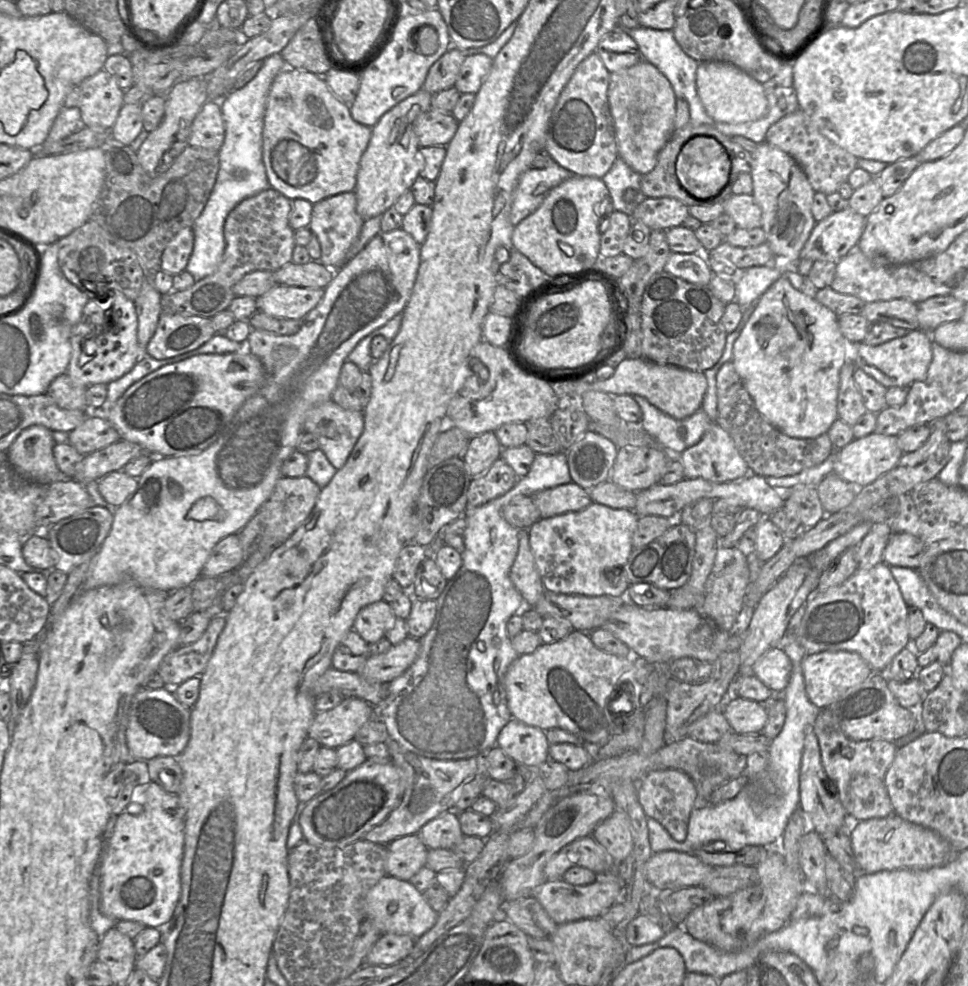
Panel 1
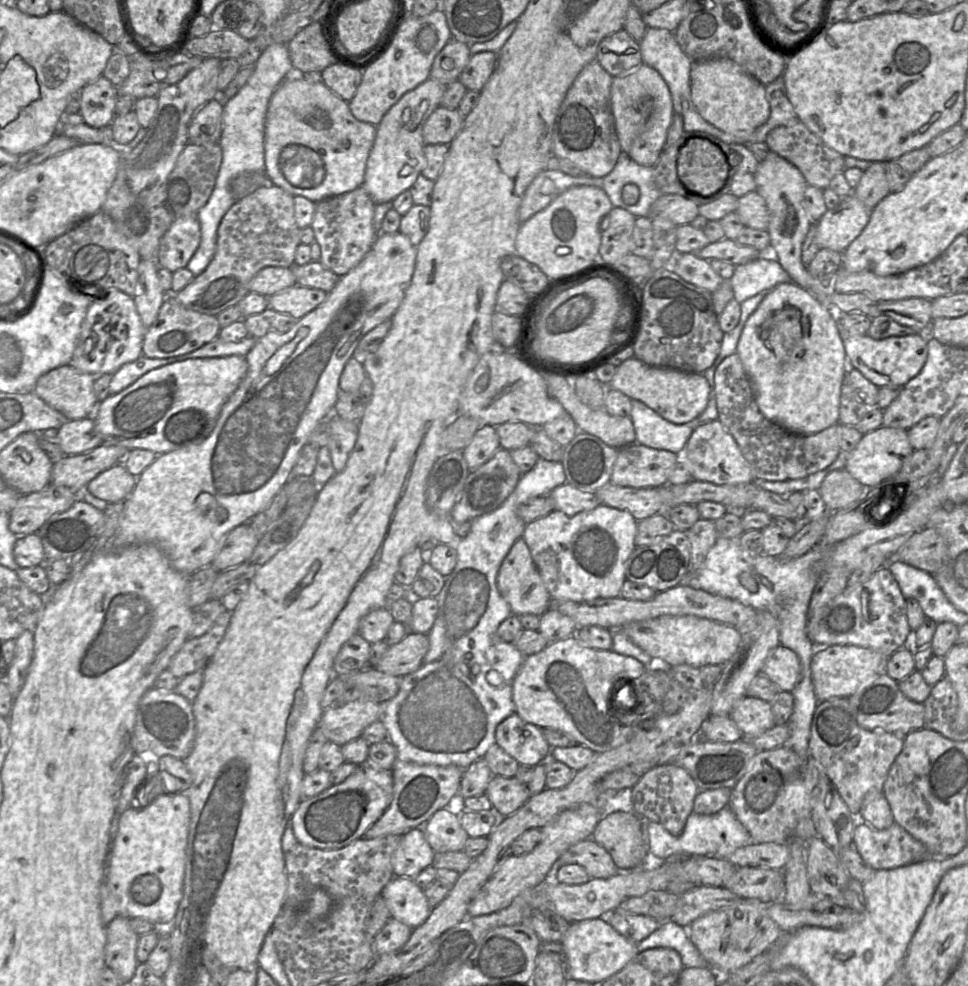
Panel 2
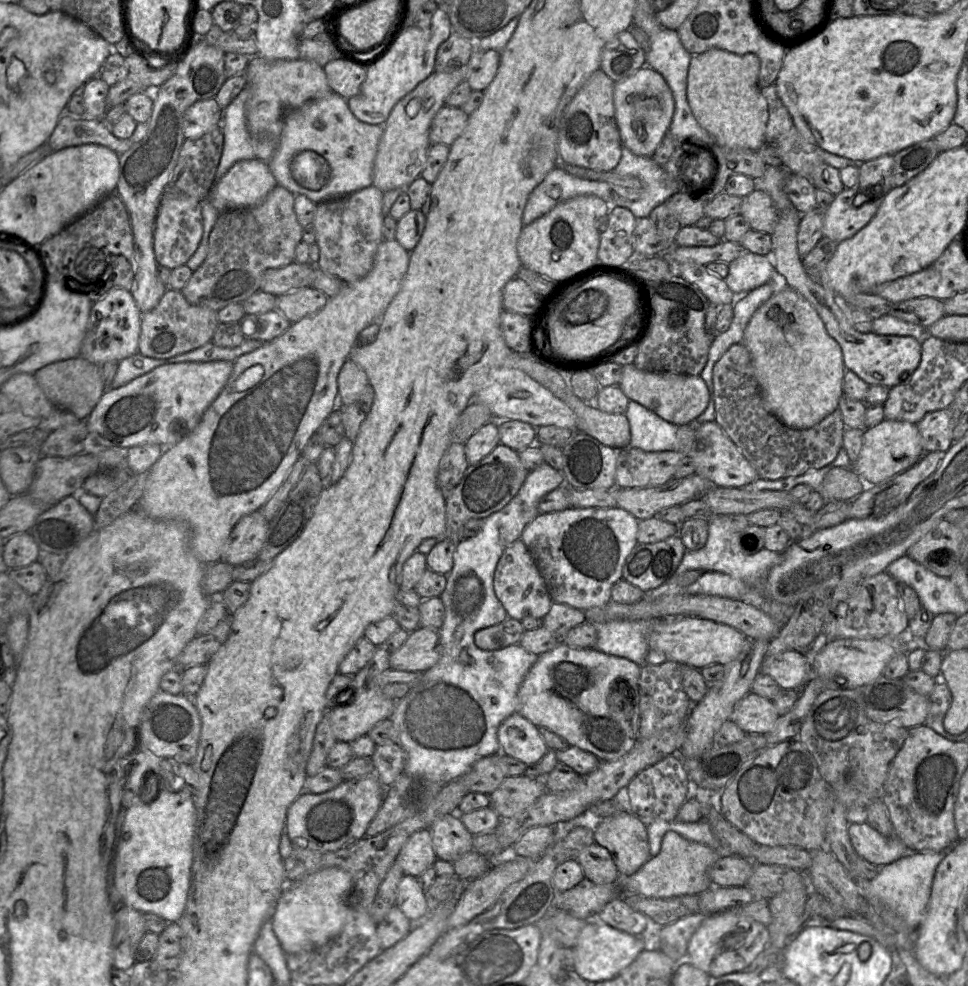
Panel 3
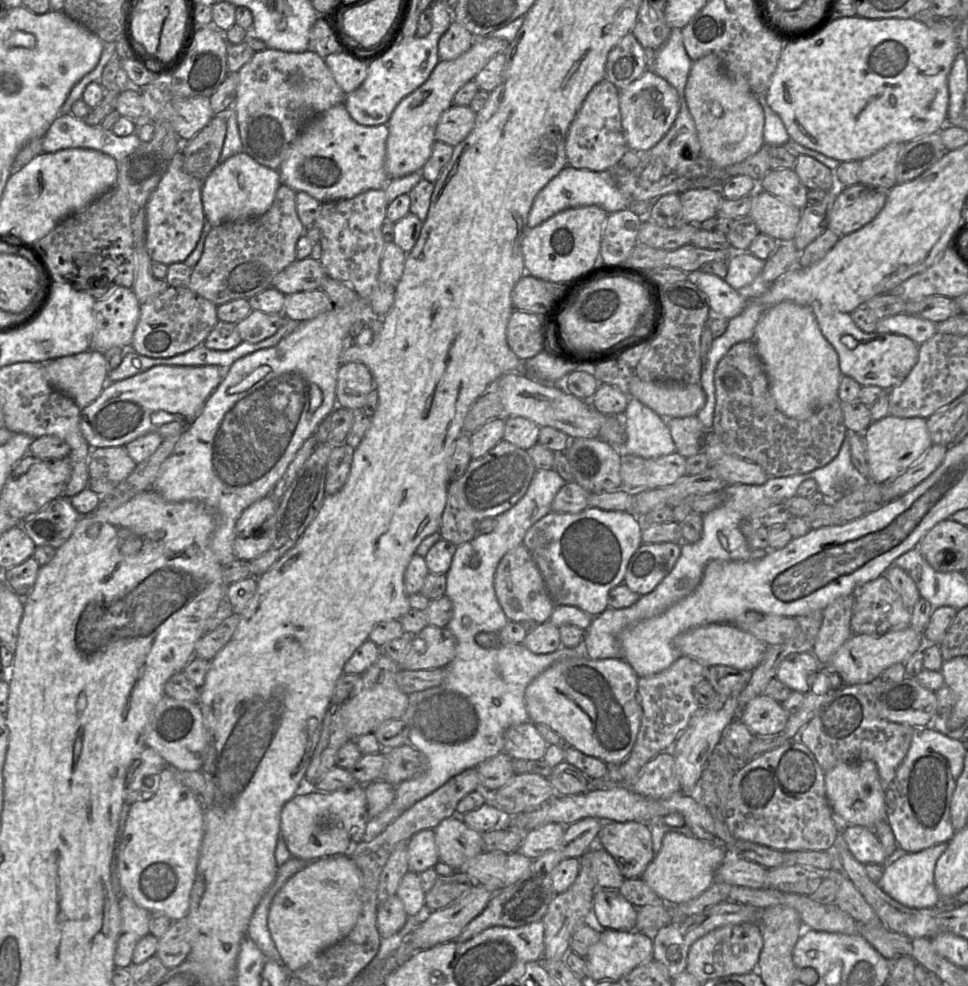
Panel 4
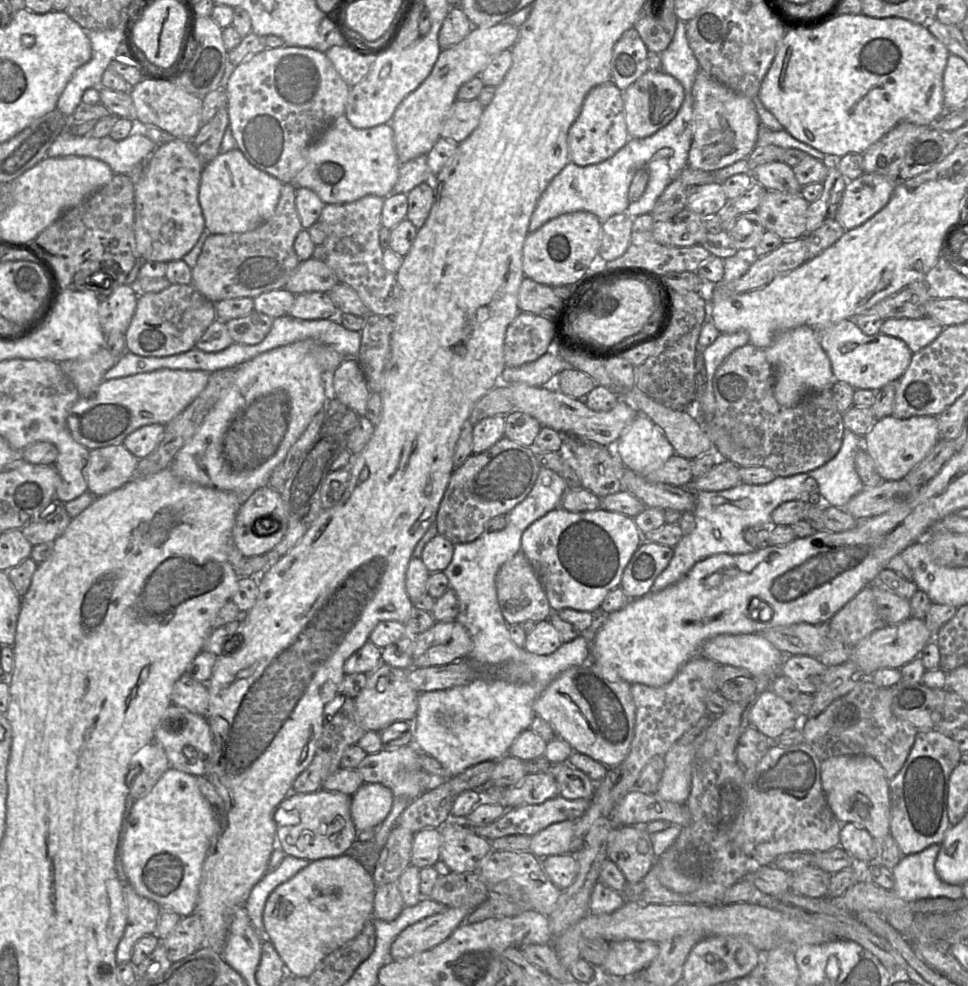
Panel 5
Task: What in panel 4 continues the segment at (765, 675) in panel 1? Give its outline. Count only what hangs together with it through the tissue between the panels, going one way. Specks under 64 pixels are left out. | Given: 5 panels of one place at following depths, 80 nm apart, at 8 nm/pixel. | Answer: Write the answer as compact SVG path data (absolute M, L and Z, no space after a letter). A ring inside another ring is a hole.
M812 652L792 653L781 661L776 677L792 691L805 693L810 687L810 677L813 677L821 666Z

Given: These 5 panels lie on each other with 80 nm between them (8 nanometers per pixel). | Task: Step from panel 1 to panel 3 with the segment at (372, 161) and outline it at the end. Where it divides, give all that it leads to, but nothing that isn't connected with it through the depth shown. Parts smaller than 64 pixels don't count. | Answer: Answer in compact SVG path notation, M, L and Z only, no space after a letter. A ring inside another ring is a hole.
M465 65L451 73L434 71L414 90L404 96L392 109L383 125L384 132L380 140L373 165L373 185L383 192L392 189L406 189L420 176L426 166L431 146L429 131L433 118L446 104L454 89L469 75L470 67Z

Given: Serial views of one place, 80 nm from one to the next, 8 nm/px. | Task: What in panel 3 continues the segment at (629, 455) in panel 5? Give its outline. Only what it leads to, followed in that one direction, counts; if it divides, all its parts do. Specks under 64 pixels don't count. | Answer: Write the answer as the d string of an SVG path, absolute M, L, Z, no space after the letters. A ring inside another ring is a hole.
M633 400L629 401L625 416L630 424L630 447L646 452L680 451L675 424Z

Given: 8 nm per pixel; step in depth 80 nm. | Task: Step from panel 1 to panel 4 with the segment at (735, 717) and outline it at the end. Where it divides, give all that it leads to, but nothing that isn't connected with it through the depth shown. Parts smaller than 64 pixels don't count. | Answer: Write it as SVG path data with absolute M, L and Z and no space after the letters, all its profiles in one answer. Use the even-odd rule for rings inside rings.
M761 694L748 702L737 719L754 735L775 735L785 729L789 715L780 702Z

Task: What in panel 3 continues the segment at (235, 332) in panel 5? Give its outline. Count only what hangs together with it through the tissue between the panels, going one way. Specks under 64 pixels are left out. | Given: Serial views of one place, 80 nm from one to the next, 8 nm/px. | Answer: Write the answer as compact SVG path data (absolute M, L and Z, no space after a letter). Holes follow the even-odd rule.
M277 309L265 313L246 314L240 321L246 339L266 342L284 333L291 324Z

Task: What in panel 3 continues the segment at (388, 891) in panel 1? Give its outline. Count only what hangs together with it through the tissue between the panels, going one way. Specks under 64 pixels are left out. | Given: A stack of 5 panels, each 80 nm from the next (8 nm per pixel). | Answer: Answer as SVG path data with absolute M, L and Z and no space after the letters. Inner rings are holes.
M402 877L398 885L396 905L409 920L418 919L428 912L425 892L416 877Z

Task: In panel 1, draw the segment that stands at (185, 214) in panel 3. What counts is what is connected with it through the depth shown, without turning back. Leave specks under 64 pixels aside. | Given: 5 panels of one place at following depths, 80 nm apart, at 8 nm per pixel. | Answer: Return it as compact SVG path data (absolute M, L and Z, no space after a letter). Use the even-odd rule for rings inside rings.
M185 227L165 247L161 256L160 269L173 276L181 273L186 269L193 248L193 227Z

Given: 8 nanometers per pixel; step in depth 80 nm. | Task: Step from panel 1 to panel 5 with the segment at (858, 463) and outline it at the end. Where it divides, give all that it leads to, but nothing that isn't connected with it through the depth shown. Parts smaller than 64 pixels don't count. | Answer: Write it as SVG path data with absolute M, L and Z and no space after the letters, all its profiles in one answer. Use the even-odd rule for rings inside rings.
M894 415L876 420L862 437L862 445L873 459L879 475L884 481L903 479L918 465L941 440L935 416L915 416L900 419Z

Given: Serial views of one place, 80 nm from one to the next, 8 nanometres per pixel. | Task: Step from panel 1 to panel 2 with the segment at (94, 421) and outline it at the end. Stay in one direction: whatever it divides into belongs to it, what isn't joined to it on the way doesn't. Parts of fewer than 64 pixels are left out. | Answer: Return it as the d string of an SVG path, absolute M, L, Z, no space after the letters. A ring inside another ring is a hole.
M92 417L70 420L58 429L55 439L66 455L78 455L102 445L104 440Z

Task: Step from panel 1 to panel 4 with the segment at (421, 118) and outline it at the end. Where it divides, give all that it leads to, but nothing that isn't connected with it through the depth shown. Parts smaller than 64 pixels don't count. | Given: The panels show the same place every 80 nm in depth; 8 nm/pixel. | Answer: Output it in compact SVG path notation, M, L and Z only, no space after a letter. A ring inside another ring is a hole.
M451 105L441 115L435 132L435 138L455 147L462 142L475 125L476 113L469 105Z

